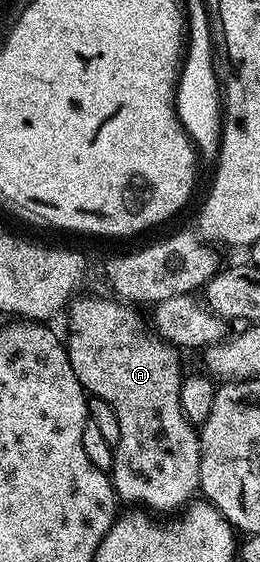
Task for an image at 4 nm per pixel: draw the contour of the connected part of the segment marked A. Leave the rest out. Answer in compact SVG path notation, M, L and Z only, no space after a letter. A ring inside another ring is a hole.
M113 296L81 297L74 297L67 310L69 322L73 325L73 331L67 337L67 349L71 368L75 368L75 376L81 387L92 397L107 400L107 404L115 408L115 416L119 416L121 438L113 447L111 471L114 491L122 503L129 502L125 504L132 504L158 515L165 514L168 510L180 511L194 501L201 488L201 440L198 431L187 420L183 404L179 404L183 371L181 358L177 355L180 354L178 347L170 346L150 329L146 319L145 322L141 319L141 314L137 311L140 309Z

